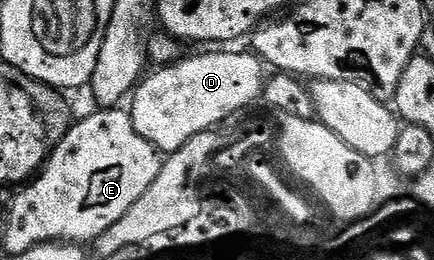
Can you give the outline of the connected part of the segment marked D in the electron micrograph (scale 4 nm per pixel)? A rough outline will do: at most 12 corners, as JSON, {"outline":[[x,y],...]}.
{"outline":[[200,53],[149,72],[134,131],[171,155],[261,96],[248,53]]}

